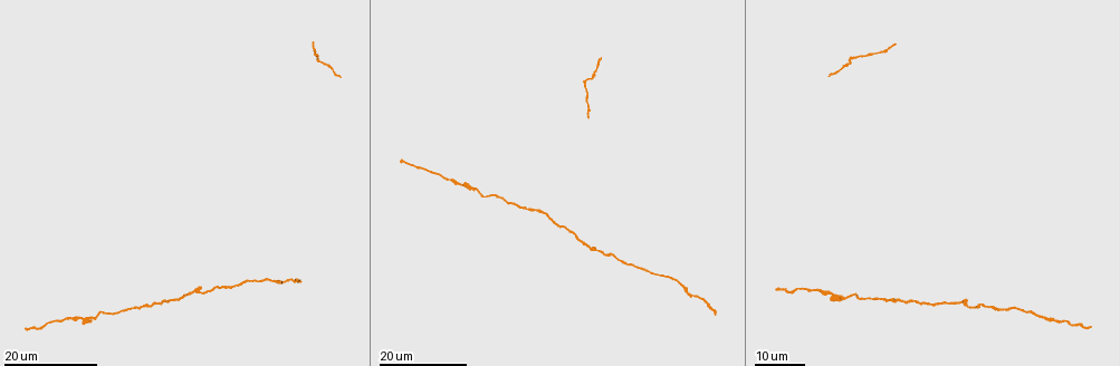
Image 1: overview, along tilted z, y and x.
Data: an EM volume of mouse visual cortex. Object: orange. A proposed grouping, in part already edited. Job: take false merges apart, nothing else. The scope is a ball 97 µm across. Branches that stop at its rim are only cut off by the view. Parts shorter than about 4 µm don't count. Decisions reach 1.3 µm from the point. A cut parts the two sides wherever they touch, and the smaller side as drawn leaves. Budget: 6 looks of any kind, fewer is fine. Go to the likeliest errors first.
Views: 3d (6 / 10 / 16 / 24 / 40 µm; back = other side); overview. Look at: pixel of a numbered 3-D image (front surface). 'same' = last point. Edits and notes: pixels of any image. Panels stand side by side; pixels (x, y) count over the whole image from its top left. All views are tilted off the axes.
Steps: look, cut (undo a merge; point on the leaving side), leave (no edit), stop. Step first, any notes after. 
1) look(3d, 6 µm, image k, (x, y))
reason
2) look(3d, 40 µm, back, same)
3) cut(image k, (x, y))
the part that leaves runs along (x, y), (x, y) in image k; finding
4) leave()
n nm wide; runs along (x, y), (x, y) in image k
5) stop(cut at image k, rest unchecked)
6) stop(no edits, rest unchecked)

look(3d, 16 µm, image 1, (82, 319))
thin neck

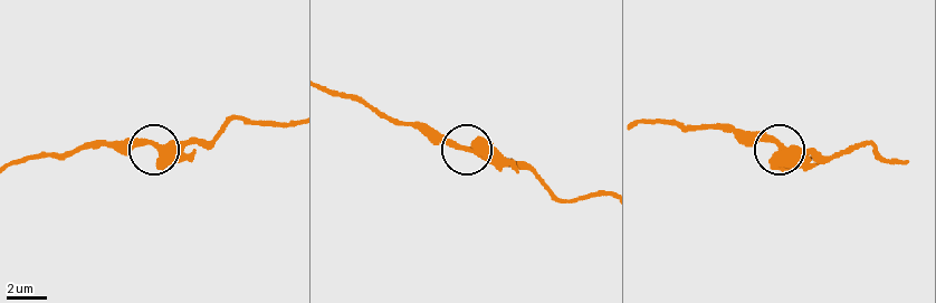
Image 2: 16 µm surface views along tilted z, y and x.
look(3d, 10 µm, image 2, (775, 142))

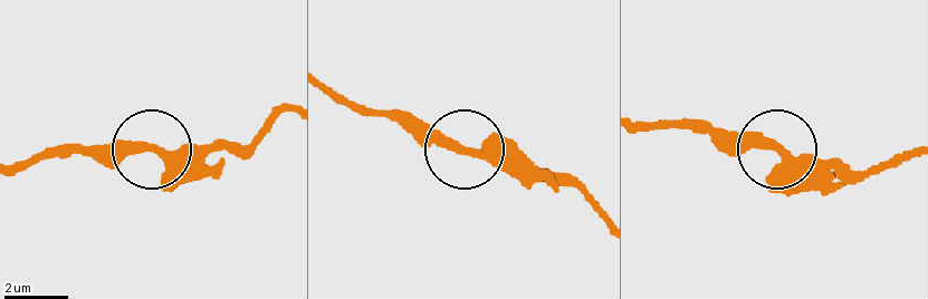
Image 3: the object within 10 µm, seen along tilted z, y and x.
leave()
290 nm wide; runs along (284, 109), (244, 144), (96, 155) in image 3; all the same cell

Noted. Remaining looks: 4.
look(3d, 16 µm, image 1, (199, 287))

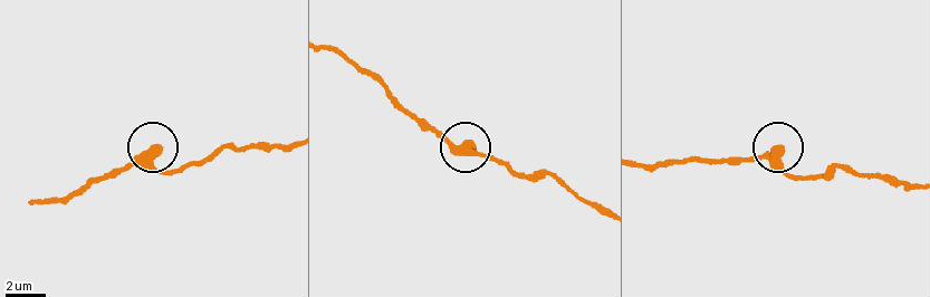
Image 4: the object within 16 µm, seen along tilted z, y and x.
look(3d, 10 µm, image 4, (156, 146))

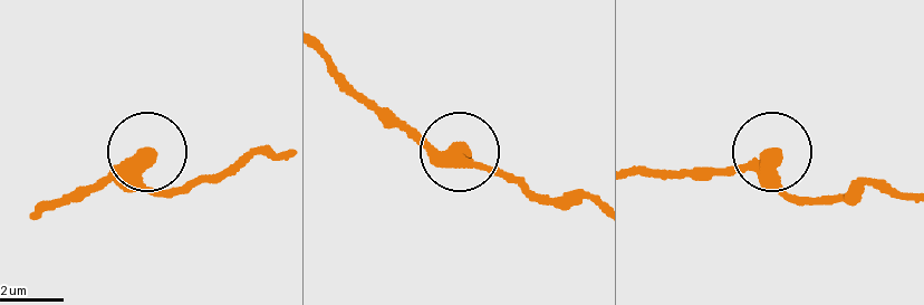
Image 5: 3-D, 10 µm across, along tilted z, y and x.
leave()
side arm 61 µm; continuous, no second cell

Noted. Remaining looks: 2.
look(3d, 16 µm, image 1, (688, 294))
thick turns thin

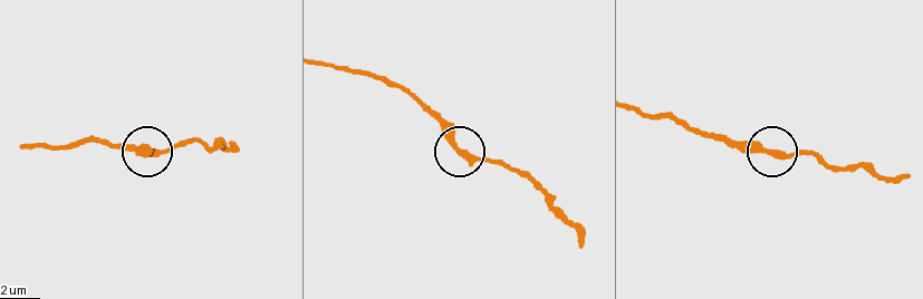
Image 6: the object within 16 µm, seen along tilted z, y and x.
look(3d, 6 µm, image 6, (466, 153))
zoom in

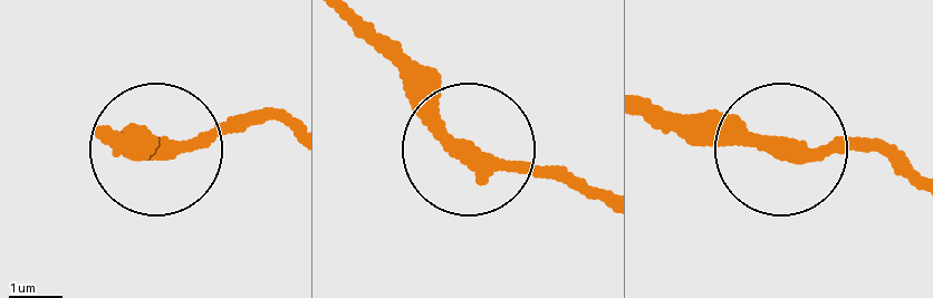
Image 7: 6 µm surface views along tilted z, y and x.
leave()
runs along (643, 98), (770, 142), (855, 145) in image 7; one cell here

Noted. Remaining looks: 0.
stop(no edits, rest unchecked)

